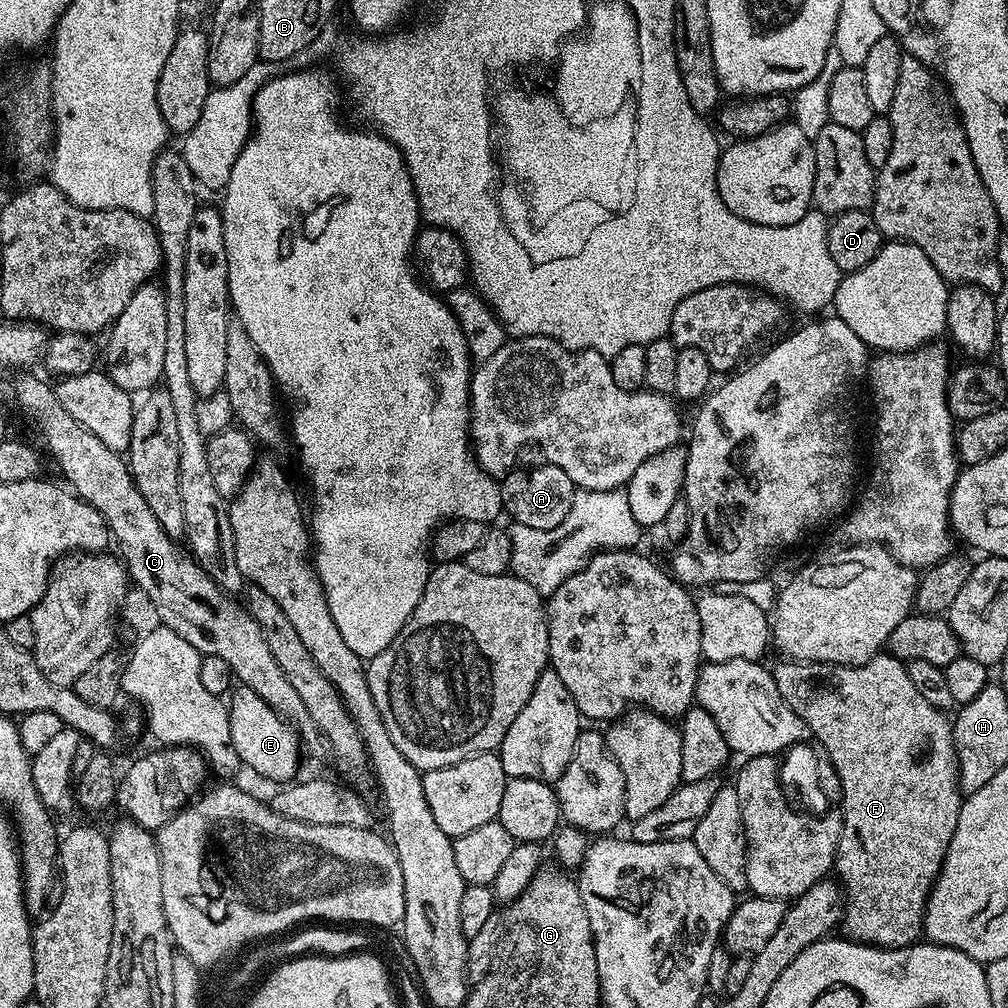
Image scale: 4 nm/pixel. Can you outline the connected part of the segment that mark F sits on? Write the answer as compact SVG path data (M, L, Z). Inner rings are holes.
M881 654L870 658L862 666L846 666L845 664L814 664L803 660L785 659L784 664L771 669L774 682L782 694L782 698L806 722L809 733L824 747L827 763L834 766L838 778L842 782L843 798L838 802L838 811L842 830L838 838L836 851L835 875L845 895L843 935L857 944L875 944L877 948L911 948L921 939L924 930L924 911L928 905L928 896L932 893L932 884L942 870L942 862L946 858L946 850L950 846L950 838L954 838L954 826L958 826L958 814L962 803L962 789L956 766L956 741L952 738L952 720L940 709L930 706L922 694L918 694L918 686L910 678L905 661L897 660L891 654Z

